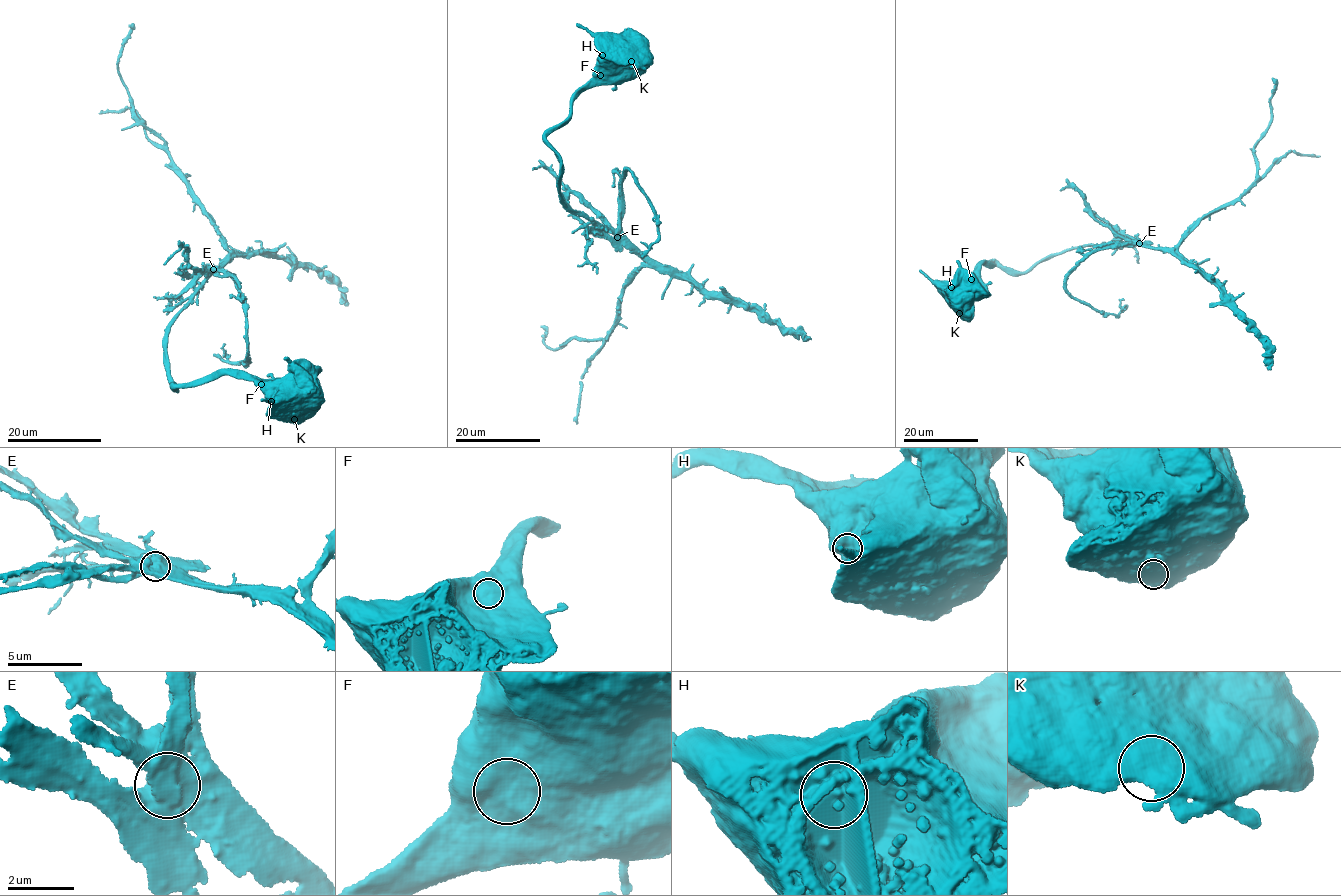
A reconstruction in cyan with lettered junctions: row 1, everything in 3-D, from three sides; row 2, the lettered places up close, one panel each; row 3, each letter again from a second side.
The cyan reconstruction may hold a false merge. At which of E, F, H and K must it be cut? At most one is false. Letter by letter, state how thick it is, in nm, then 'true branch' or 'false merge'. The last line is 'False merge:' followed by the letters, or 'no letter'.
E: calibre 1150 nm; false merge
F: calibre 1050 nm; true branch
H: calibre 1150 nm; true branch
K: calibre 1100 nm; true branch
False merge: E

